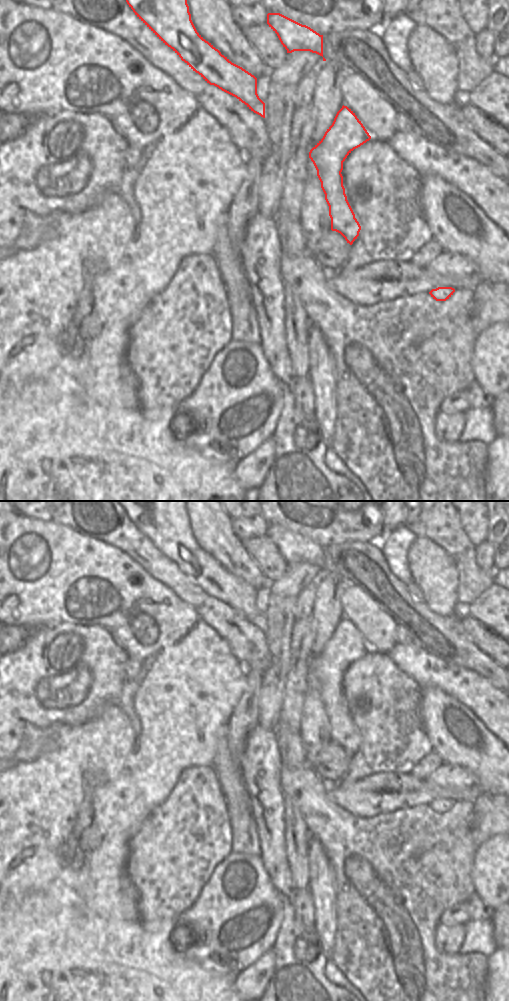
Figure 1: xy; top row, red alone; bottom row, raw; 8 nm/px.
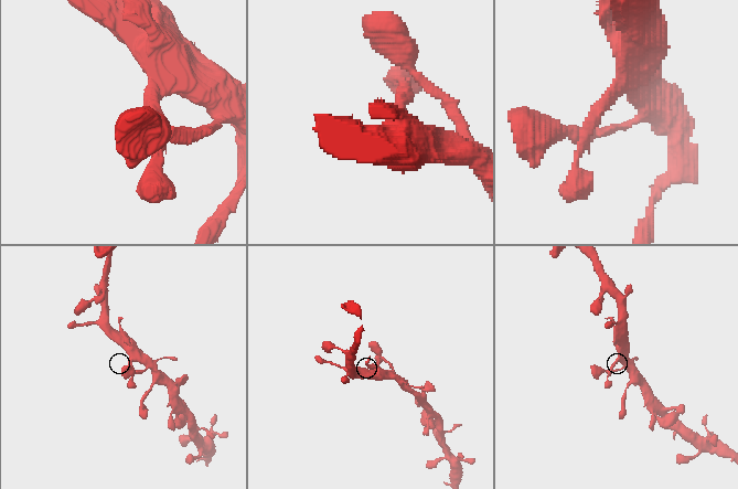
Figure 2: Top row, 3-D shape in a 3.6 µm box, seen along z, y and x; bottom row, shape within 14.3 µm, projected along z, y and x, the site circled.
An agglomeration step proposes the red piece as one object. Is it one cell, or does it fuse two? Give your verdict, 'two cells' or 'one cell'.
two cells

